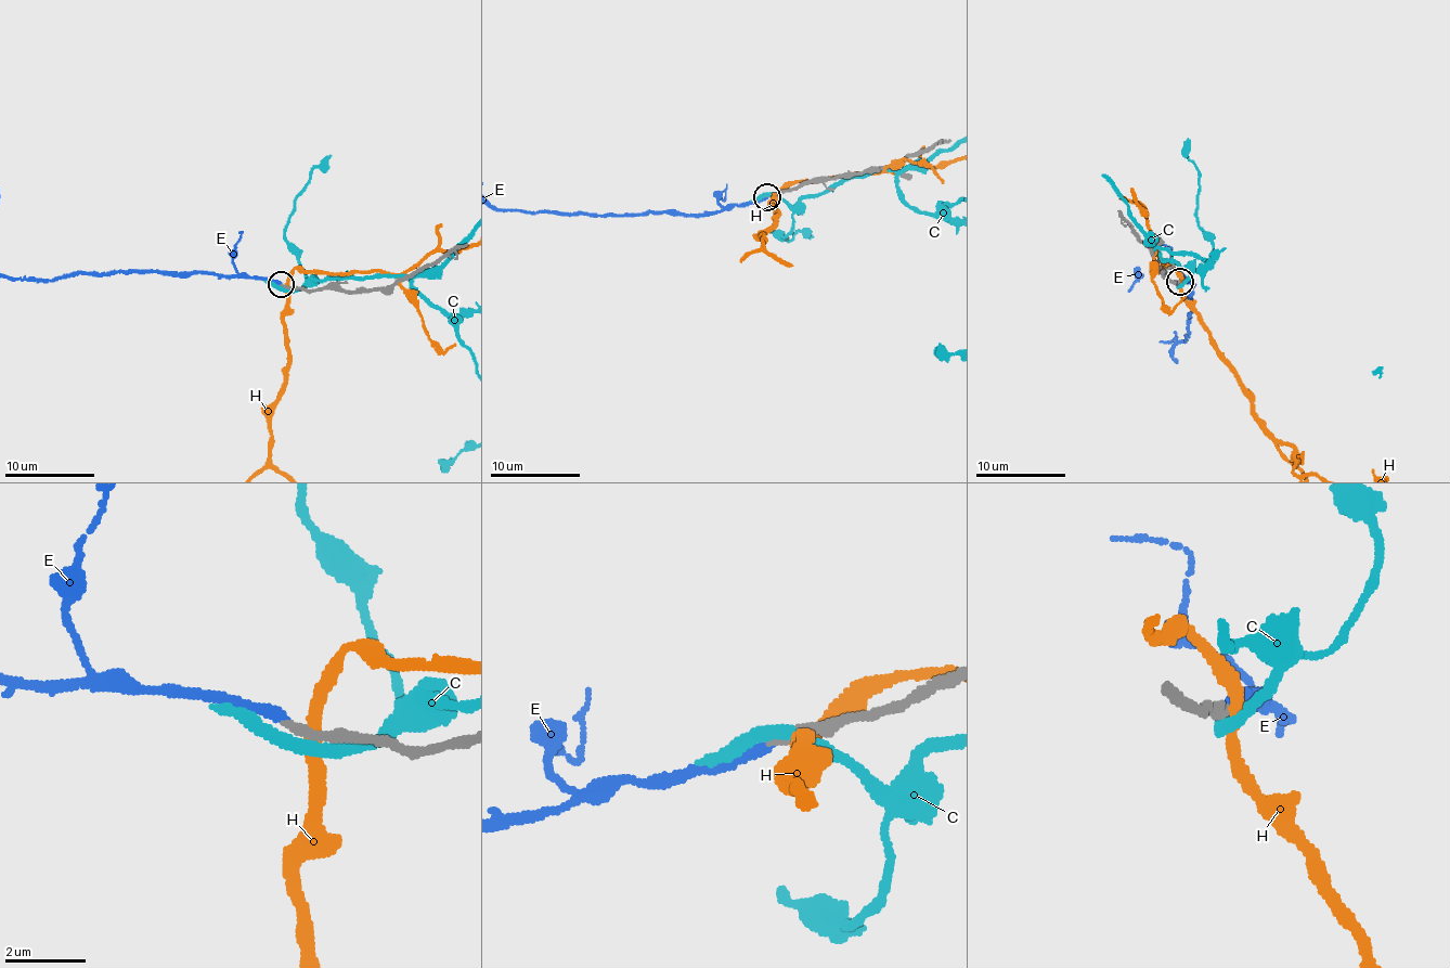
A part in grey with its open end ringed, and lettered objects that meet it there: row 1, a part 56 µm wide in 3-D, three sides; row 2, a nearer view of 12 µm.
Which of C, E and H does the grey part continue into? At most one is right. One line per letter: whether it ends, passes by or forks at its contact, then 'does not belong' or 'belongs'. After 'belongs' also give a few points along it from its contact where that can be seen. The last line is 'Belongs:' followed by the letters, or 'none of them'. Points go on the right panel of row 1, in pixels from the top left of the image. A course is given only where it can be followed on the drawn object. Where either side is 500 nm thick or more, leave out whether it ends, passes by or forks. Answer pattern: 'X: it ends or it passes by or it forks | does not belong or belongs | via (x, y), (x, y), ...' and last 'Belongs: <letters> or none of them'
C: it passes by | does not belong
E: it ends | belongs
H: it passes by | does not belong
Belongs: E

